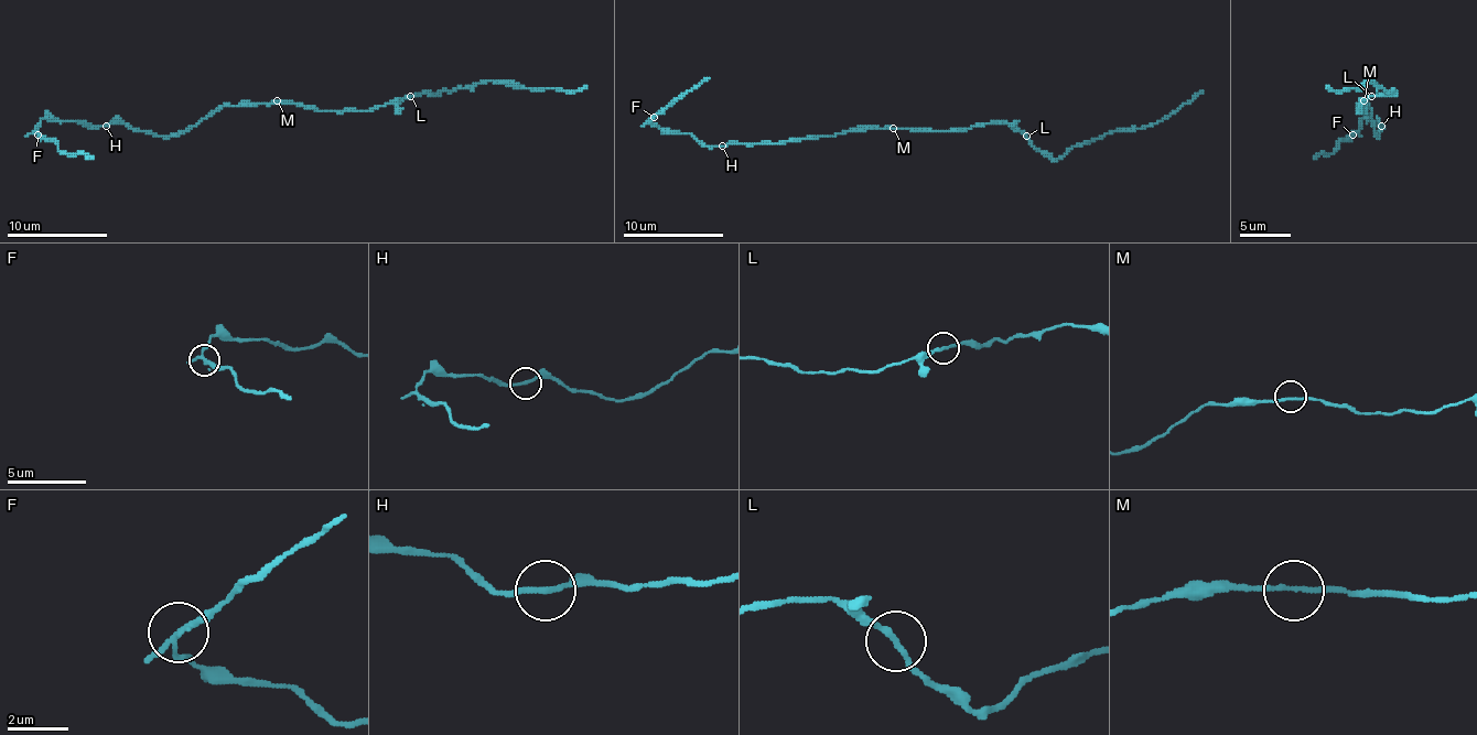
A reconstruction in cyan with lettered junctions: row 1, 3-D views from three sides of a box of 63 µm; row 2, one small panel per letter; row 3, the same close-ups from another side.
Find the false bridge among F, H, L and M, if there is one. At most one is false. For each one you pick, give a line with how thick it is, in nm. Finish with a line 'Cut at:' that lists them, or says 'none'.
F: Thickness 180 nm
Cut at: F

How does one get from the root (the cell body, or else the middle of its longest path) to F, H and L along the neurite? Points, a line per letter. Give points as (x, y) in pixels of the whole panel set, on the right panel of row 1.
F: (1364, 104), (1371, 108), (1371, 123), (1379, 136), (1379, 123), (1381, 126), (1367, 118), (1351, 133)
H: (1364, 104), (1371, 108), (1371, 123), (1379, 136), (1379, 123), (1381, 126)
L: (1364, 104), (1367, 111), (1361, 111), (1359, 104), (1371, 96)

